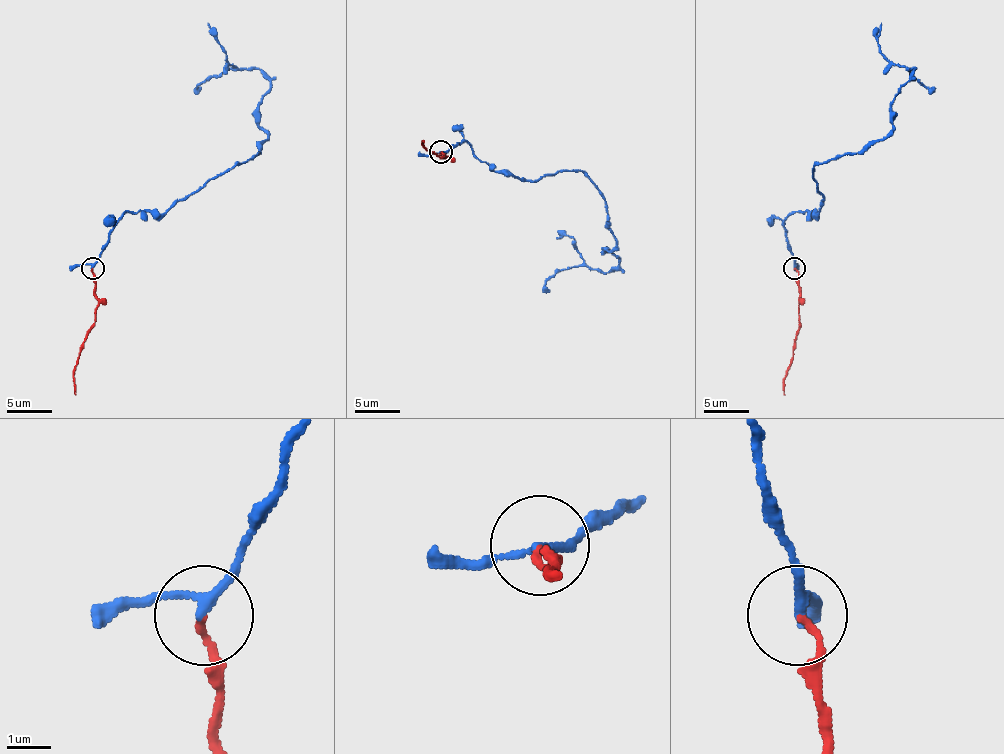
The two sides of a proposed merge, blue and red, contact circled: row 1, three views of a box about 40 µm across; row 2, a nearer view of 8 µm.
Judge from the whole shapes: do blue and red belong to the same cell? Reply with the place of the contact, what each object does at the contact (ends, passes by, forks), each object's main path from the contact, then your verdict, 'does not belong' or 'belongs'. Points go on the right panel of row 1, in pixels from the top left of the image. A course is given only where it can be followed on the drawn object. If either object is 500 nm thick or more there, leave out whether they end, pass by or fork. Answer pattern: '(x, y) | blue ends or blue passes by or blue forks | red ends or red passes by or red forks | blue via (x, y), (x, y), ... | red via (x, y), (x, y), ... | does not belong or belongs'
(794, 268) | blue passes by | red ends | blue via (794, 268), (783, 221), (824, 201), (813, 169), (885, 137), (914, 69), (880, 51), (880, 22) | red via (794, 268), (799, 273), (799, 320), (783, 381), (785, 395) | belongs

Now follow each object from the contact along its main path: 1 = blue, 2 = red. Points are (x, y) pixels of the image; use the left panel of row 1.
1: (92, 268), (126, 212), (162, 214), (268, 137), (259, 101), (270, 88), (259, 69), (239, 69), (207, 22)
2: (92, 268), (96, 320), (74, 370), (76, 395)

